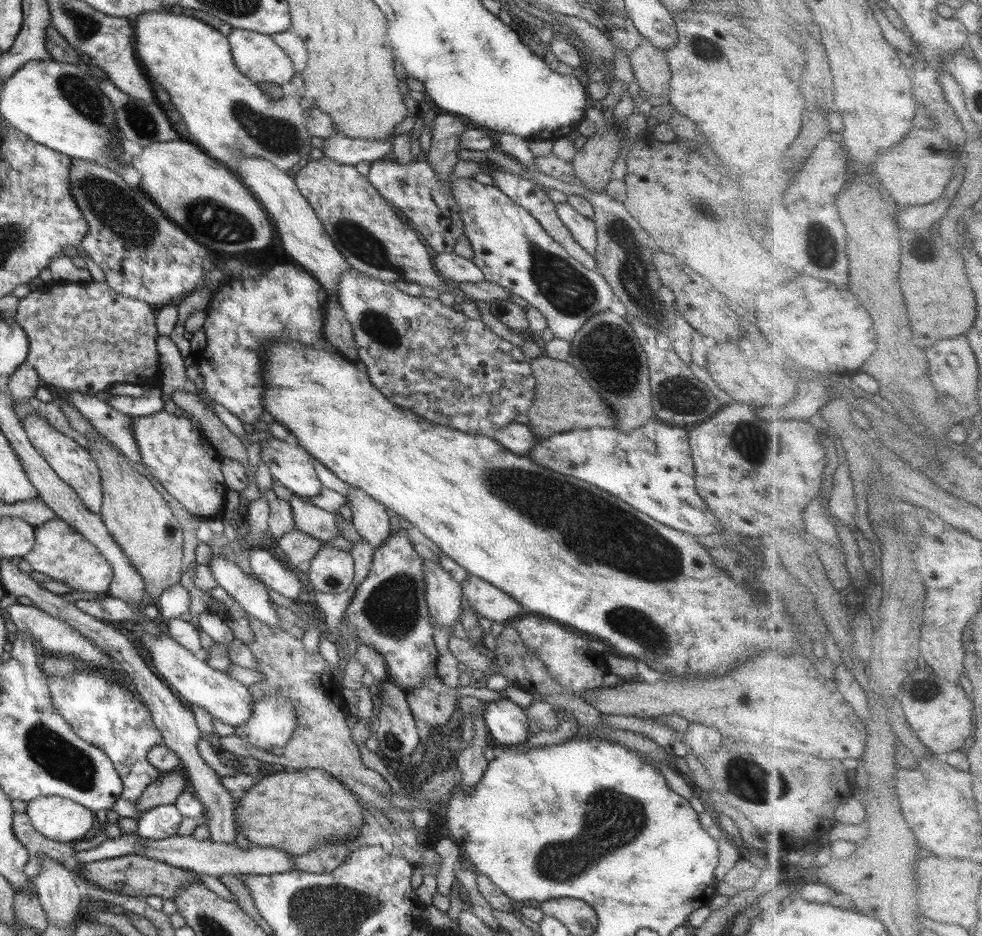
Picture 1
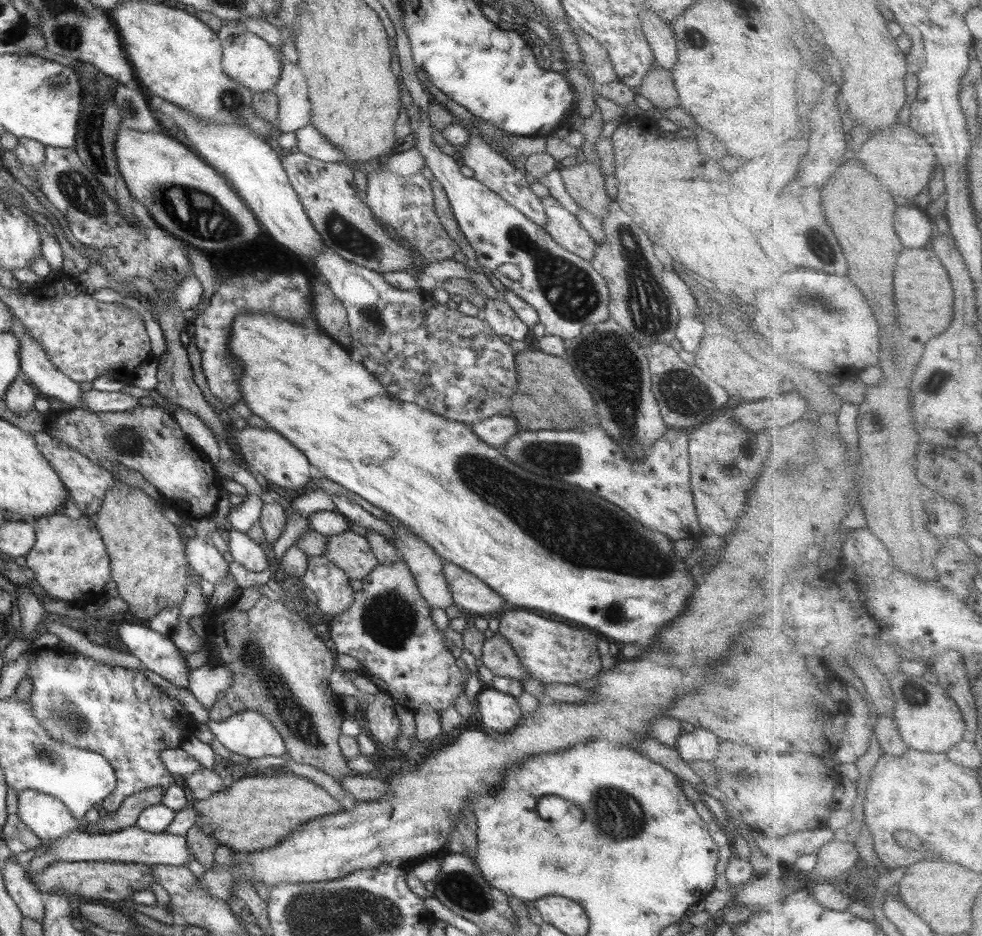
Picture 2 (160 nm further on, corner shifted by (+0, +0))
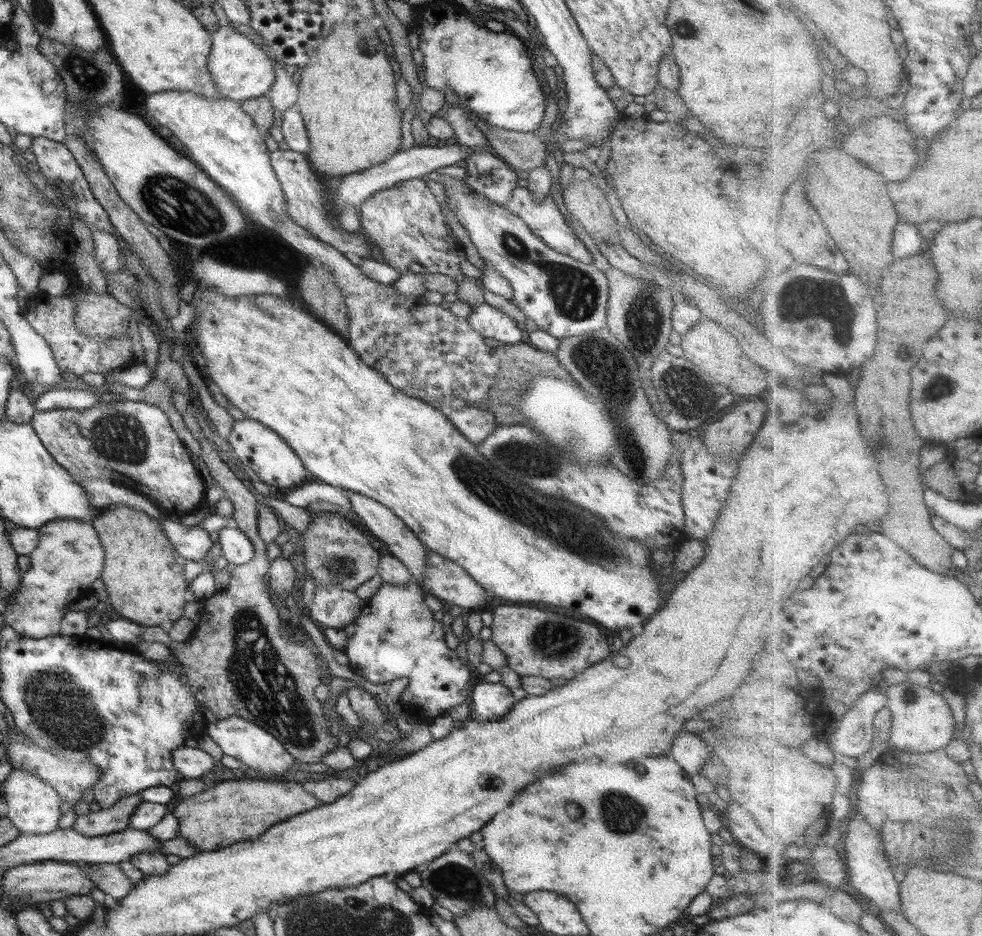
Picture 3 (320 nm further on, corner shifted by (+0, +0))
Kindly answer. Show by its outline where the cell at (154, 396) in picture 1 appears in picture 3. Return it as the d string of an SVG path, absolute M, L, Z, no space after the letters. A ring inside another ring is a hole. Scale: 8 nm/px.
M54 389L33 399L36 411L46 412L50 409L82 410L98 404L100 400L94 391L85 389Z

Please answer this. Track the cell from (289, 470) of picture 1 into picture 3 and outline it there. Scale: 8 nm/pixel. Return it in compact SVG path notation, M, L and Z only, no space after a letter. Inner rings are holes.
M246 417L235 420L227 441L232 445L240 462L254 470L260 480L267 485L271 484L278 488L301 487L310 478L310 472L306 472L303 462L294 450L290 449L278 434L258 421Z

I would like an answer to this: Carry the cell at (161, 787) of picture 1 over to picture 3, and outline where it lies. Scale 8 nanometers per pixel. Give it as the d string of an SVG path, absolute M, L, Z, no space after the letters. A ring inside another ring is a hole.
M140 794L126 796L110 808L78 815L71 828L88 837L120 832L129 827L130 815L142 801Z

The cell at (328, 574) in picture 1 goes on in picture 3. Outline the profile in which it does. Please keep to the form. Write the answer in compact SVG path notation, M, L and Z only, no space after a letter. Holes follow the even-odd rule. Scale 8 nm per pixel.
M317 586L312 606L305 612L316 624L320 624L320 627L342 629L360 618L363 605L364 600L360 599L355 591L344 590L339 586Z

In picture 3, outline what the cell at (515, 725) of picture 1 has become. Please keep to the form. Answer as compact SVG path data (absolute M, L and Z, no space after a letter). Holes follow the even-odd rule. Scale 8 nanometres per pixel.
M480 682L472 690L472 710L479 714L482 722L496 722L502 720L515 707L516 700L512 690L502 683L492 684Z

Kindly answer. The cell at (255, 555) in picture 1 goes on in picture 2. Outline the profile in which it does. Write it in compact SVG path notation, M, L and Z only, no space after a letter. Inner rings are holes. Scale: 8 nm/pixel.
M231 529L224 532L229 537L229 545L232 560L244 566L252 572L262 572L270 565L270 559L266 556L265 550L248 533Z

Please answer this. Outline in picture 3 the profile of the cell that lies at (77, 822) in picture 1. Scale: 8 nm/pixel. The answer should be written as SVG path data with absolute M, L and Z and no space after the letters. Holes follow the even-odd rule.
M14 770L10 772L10 776L6 778L2 787L3 798L8 805L6 817L11 820L16 828L22 833L41 835L48 834L58 829L58 820L60 820L60 804L63 798L55 792L50 784L46 784L42 778L30 774L30 772L22 772L22 770Z

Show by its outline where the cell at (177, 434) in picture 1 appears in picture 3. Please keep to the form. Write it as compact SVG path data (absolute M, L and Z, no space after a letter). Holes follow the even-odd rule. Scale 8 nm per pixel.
M126 399L100 401L82 410L36 411L30 423L46 451L75 480L113 480L143 494L171 518L184 517L205 505L206 485L161 408Z

